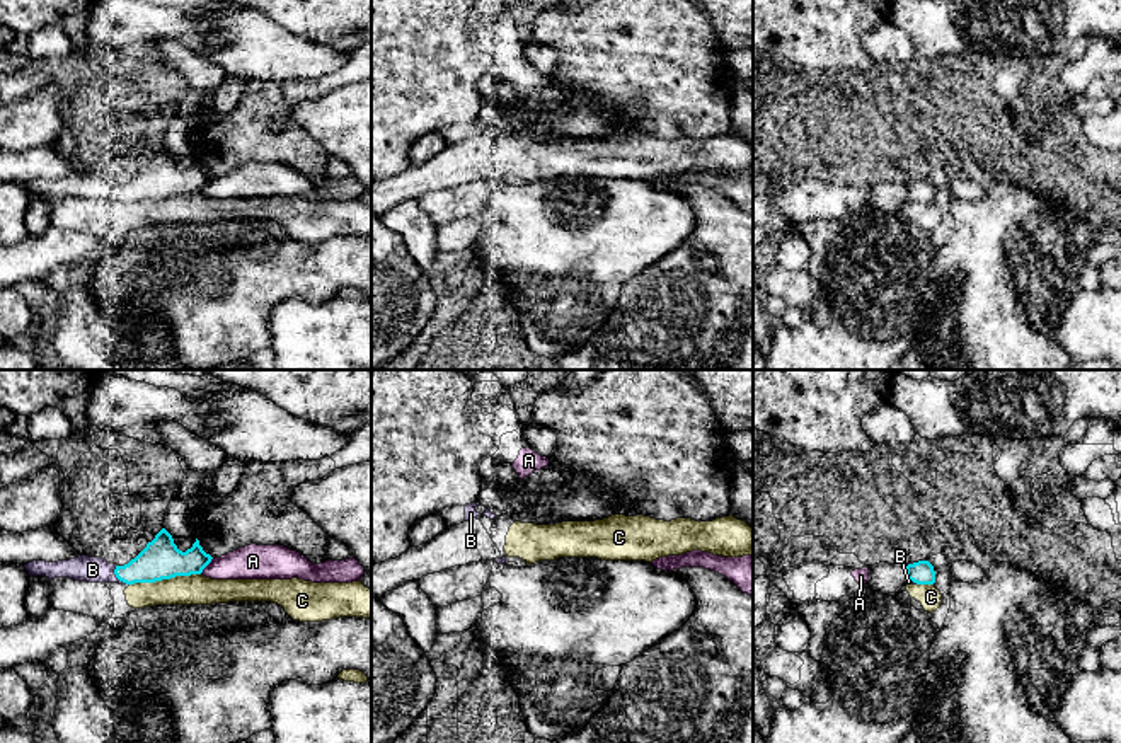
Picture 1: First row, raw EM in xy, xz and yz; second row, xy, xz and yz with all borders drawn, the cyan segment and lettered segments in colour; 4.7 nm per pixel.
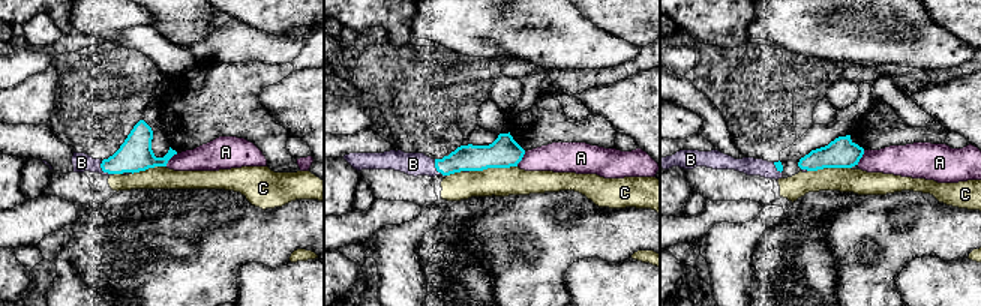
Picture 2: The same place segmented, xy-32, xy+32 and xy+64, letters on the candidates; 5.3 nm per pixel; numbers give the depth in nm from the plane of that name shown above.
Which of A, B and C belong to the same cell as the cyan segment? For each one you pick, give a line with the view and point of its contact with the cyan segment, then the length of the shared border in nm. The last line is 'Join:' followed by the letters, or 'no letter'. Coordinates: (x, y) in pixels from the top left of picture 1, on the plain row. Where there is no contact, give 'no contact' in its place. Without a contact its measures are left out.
B: xy (114, 191) | 100 nm
Join: B

